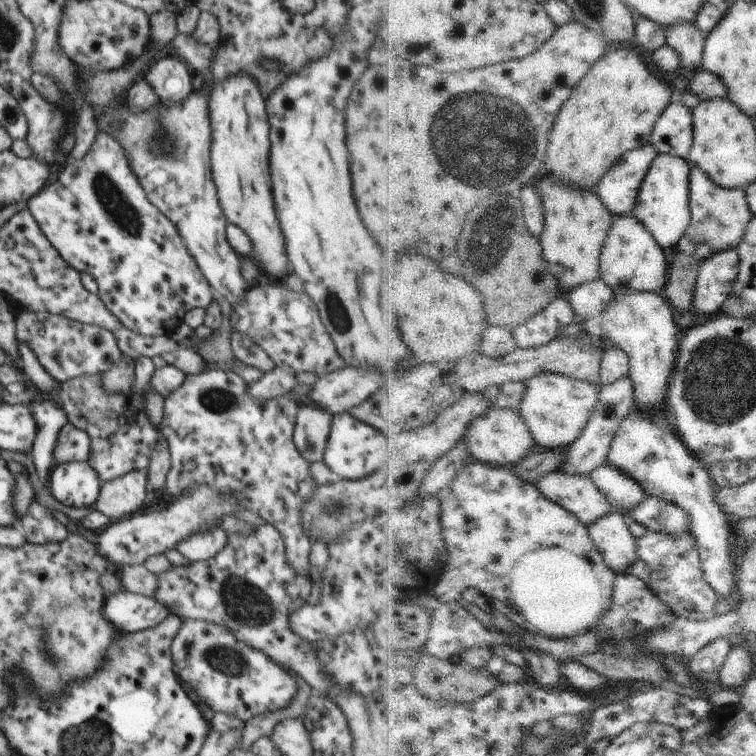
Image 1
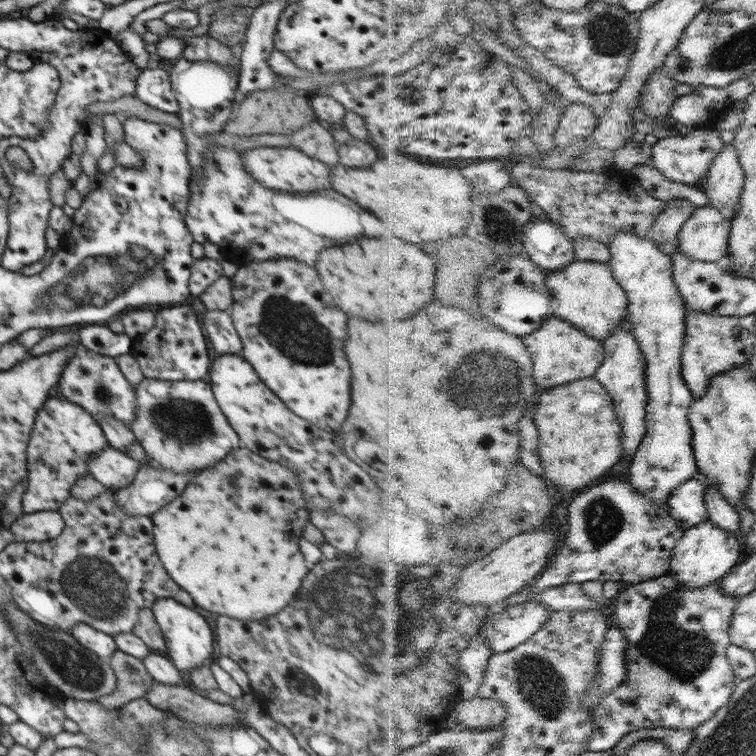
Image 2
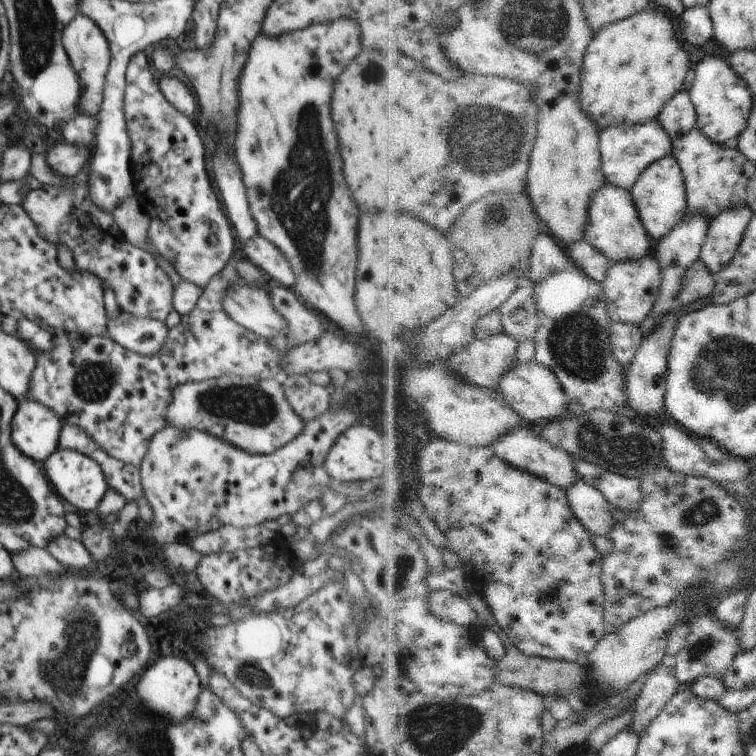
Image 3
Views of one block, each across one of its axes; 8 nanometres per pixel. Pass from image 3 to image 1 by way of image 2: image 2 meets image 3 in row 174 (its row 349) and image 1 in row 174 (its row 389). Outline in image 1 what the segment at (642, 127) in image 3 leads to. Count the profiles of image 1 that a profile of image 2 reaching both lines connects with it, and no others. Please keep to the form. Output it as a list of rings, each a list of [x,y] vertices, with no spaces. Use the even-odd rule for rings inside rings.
[[[653,143],[644,148],[628,152],[600,182],[597,193],[604,204],[617,216],[632,216],[638,204],[642,187],[652,165],[660,156],[660,151]]]

